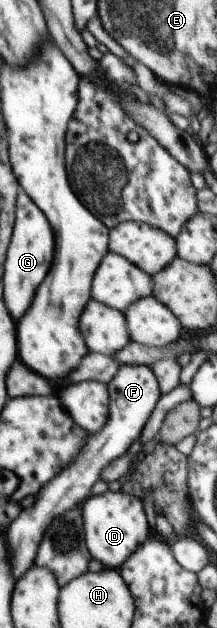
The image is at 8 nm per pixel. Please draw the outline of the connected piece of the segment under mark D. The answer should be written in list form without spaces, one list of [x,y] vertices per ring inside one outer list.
[[[107,490],[101,495],[89,496],[79,508],[82,511],[86,546],[92,559],[100,561],[105,568],[118,570],[151,535],[144,503],[134,495]]]

